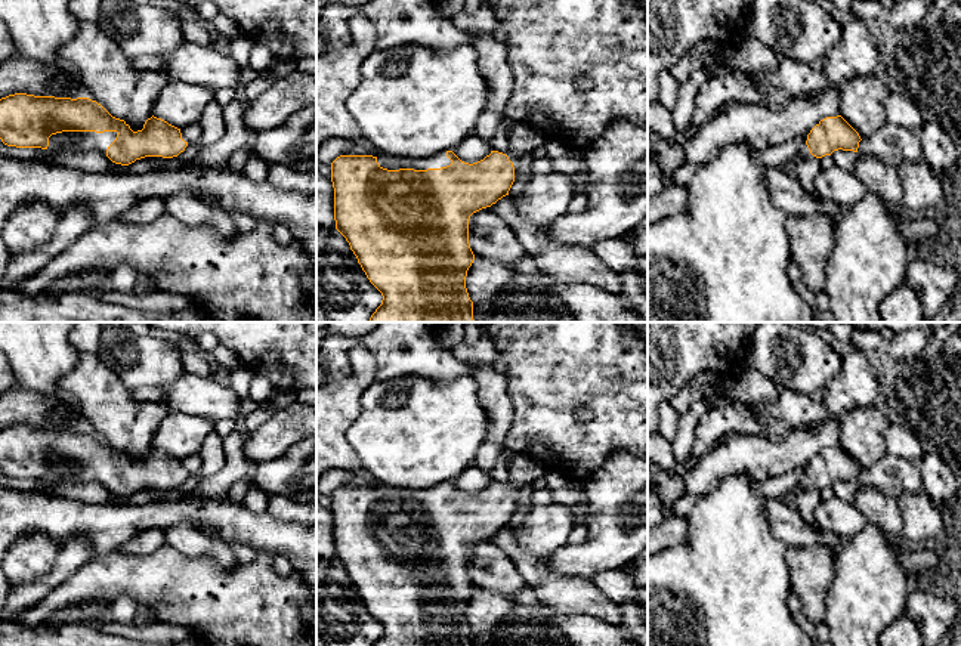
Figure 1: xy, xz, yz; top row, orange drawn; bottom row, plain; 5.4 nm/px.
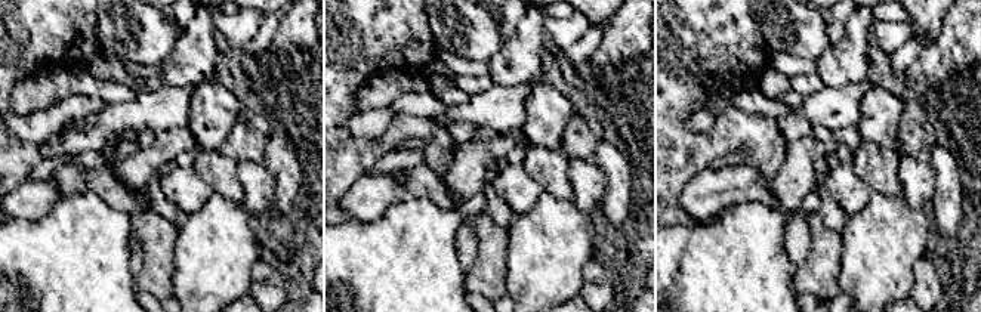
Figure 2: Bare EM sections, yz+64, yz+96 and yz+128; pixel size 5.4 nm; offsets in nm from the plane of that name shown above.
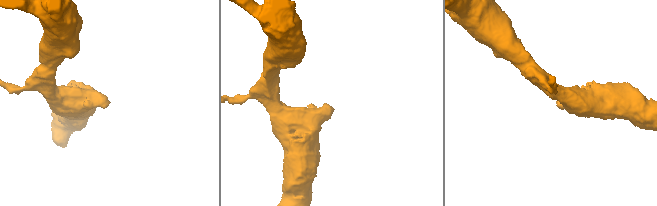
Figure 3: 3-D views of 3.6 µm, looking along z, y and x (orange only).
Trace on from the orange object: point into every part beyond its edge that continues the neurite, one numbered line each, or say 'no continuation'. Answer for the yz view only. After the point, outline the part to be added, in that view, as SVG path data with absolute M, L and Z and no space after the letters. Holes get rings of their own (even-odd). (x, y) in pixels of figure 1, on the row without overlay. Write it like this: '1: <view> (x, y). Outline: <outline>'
1: yz (805, 482). Outline: M804 475L804 476L801 477L800 483L798 483L788 495L785 495L782 500L785 500L788 504L792 506L792 504L794 504L794 495L795 495L798 491L807 488L809 485L810 485L810 482L809 482L807 476Z

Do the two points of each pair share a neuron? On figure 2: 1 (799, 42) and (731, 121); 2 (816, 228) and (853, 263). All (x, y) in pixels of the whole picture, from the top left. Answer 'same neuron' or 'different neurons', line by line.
1: different neurons
2: different neurons

